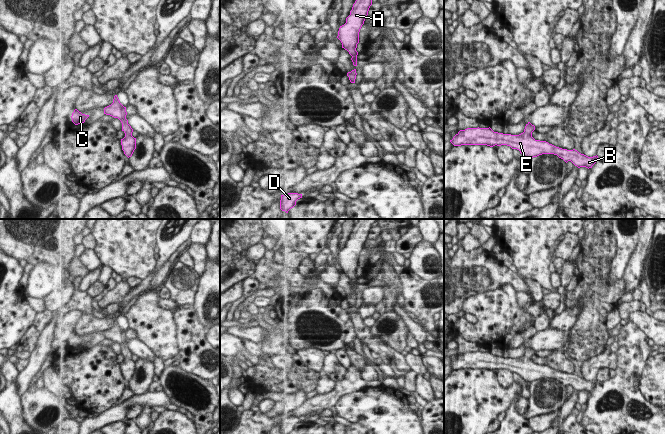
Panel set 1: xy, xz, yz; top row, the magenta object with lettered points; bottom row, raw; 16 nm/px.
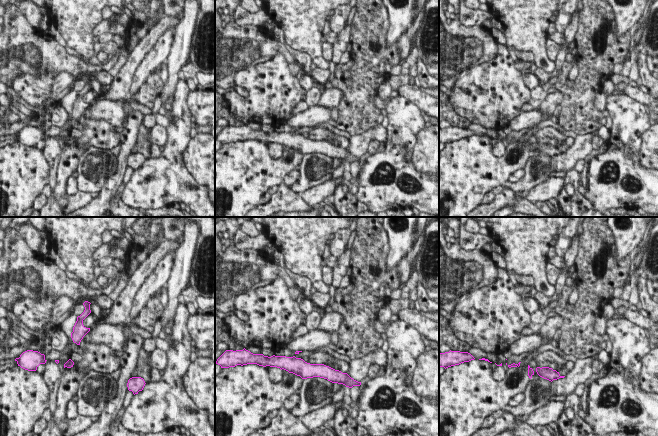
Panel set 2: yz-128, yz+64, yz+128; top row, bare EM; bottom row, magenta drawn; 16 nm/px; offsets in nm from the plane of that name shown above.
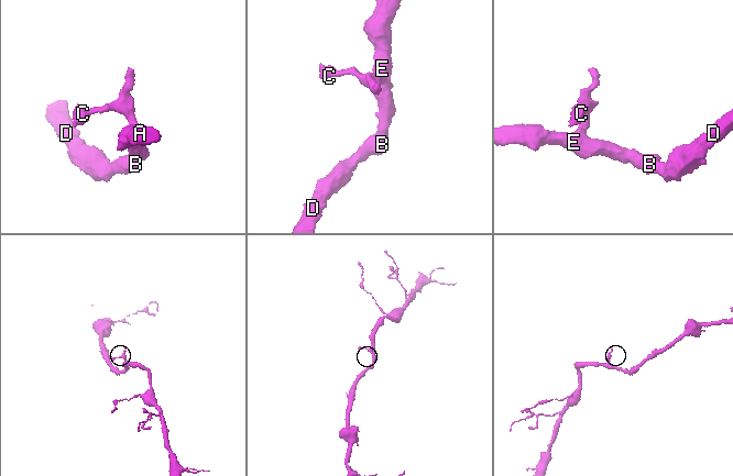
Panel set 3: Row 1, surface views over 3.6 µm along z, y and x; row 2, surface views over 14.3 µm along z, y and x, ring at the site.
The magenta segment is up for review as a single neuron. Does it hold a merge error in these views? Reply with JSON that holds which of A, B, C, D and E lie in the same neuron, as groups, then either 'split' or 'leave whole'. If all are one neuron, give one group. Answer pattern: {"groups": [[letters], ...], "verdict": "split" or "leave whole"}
{"groups": [["A", "B", "C", "D", "E"]], "verdict": "leave whole"}

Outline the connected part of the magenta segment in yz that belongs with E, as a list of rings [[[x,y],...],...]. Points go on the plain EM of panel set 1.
[[[528,346],[524,356],[519,359],[503,358],[494,356],[489,352],[467,352],[460,354],[450,366],[454,370],[461,369],[507,369],[512,373],[517,373],[526,382],[532,383],[542,378],[554,378],[563,383],[566,387],[571,385],[578,392],[592,392],[596,387],[598,380],[588,381],[579,377],[577,374],[567,374],[549,368],[546,365],[535,364],[532,356],[535,350]]]

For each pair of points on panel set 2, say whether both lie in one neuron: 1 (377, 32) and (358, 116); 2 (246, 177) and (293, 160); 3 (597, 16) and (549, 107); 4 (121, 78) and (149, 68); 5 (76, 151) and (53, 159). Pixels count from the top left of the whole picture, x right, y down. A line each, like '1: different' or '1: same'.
1: same
2: same
3: different
4: different
5: different

